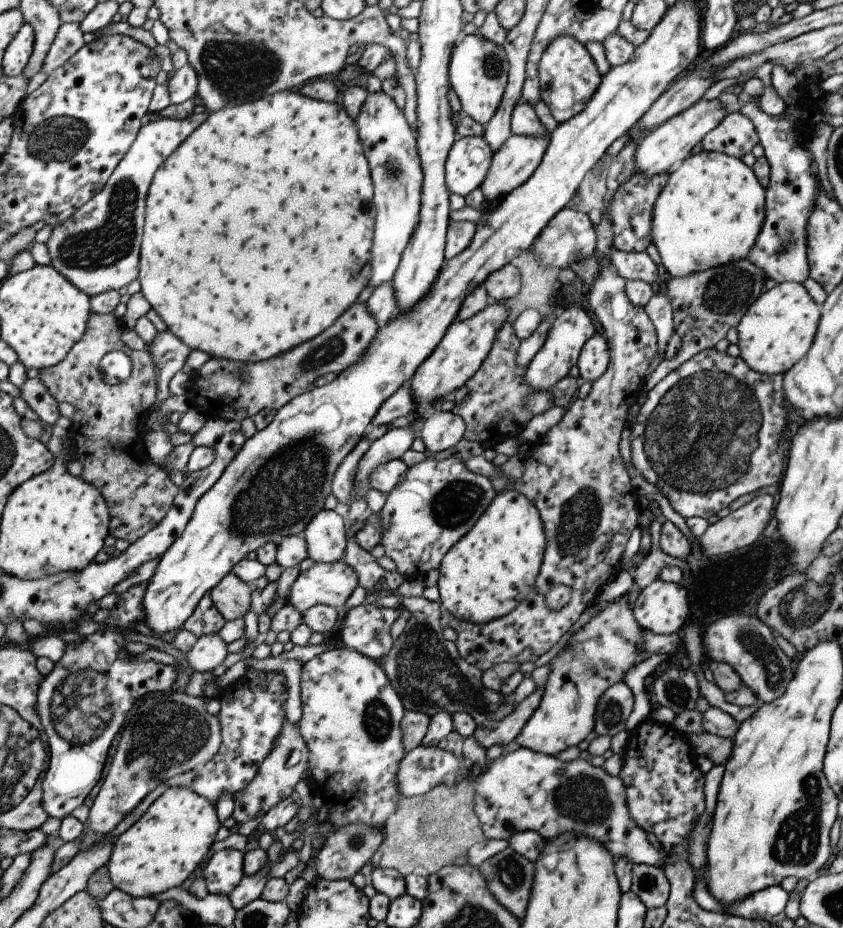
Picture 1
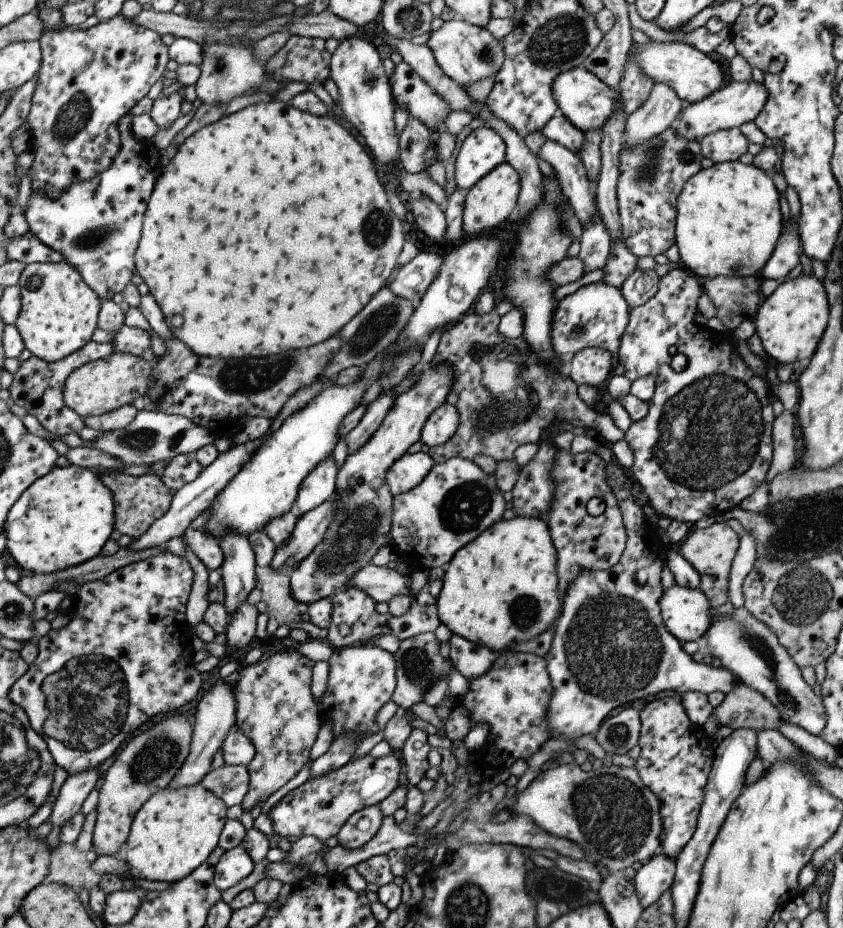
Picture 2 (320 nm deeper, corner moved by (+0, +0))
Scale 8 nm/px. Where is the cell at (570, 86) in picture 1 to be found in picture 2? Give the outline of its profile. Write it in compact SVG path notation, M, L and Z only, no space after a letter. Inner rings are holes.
M581 66L561 72L553 78L551 98L557 106L557 112L582 133L587 130L600 130L605 120L613 114L613 110L622 104L619 102L619 96L611 92L611 88L607 88L603 82L591 72L586 72Z

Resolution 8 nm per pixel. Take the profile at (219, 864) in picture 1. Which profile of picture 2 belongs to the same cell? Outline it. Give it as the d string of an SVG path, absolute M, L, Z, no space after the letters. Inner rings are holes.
M240 845L223 852L215 864L213 885L220 893L233 888L253 870L251 858Z

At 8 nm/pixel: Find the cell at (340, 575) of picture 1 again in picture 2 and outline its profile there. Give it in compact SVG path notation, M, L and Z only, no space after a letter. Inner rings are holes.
M365 564L349 578L346 587L351 586L363 590L374 603L387 603L393 596L409 595L408 574L399 574L395 569L390 570L371 564Z

